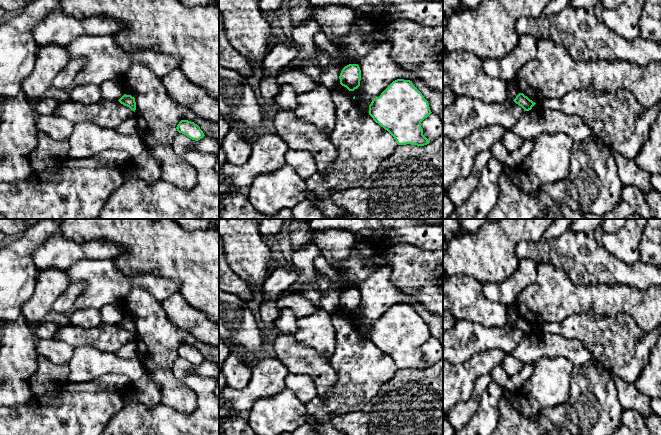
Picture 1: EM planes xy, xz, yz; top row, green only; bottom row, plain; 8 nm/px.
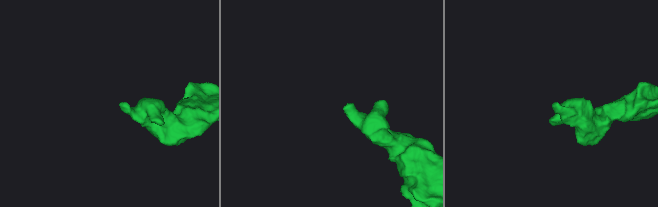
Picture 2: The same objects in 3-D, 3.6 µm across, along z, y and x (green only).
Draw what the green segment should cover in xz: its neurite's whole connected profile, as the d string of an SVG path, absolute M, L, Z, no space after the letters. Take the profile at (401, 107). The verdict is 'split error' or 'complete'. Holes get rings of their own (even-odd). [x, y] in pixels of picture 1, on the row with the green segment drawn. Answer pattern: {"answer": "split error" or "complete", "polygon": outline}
{"answer": "complete", "polygon": "M404 79L393 81L369 105L369 115L394 137L398 145L424 146L429 144L430 141L423 135L421 122L431 113L429 103L422 93L413 85L412 81Z"}

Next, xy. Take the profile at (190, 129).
{"answer": "complete", "polygon": "M181 120L176 129L179 133L182 133L195 141L198 141L205 136L197 124L188 120Z"}

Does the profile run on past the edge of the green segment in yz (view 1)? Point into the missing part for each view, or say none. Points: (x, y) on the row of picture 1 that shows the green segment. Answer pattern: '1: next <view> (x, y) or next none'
1: next none

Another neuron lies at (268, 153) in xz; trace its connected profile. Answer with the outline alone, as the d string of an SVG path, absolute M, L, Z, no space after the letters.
M275 133L255 137L251 156L243 166L227 163L219 167L219 172L227 178L219 182L219 194L237 193L241 188L248 188L259 174L279 170L285 165L288 149Z

